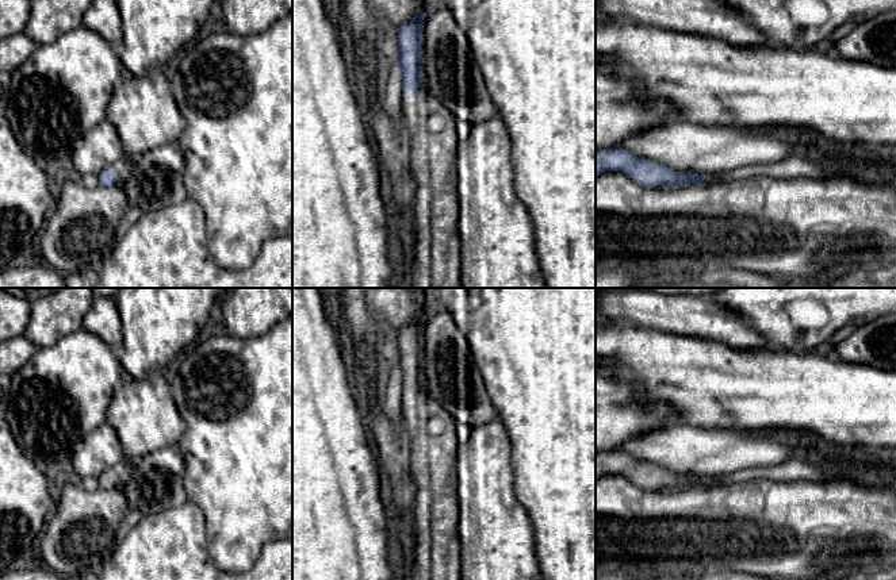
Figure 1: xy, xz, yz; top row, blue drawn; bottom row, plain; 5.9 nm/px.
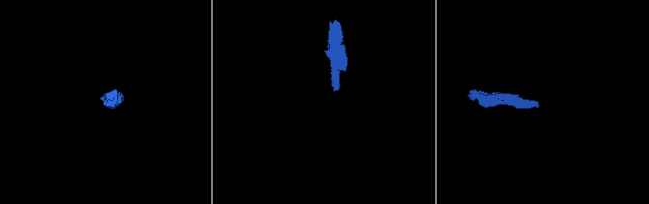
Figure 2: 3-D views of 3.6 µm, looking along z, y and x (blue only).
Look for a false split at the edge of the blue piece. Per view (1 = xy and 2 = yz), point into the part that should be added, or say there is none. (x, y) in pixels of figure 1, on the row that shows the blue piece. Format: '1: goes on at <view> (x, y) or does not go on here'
1: goes on at xy (122, 168)
2: goes on at yz (709, 177)

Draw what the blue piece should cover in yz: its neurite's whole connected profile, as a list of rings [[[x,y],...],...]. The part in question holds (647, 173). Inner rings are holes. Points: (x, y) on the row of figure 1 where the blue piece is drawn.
[[[619,146],[596,149],[596,177],[605,172],[621,172],[644,188],[669,188],[694,183],[700,185],[724,184],[720,180],[723,172],[674,172]]]

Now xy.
[[[123,154],[116,161],[106,166],[99,174],[99,184],[107,188],[118,187],[122,188],[123,184],[130,178],[133,172],[133,158]]]

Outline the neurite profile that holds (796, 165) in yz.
[[[794,153],[782,161],[774,164],[759,164],[750,166],[740,166],[720,174],[723,183],[744,181],[758,176],[767,176],[773,178],[797,178],[808,177],[816,180],[826,180],[827,177],[843,177],[849,168],[855,168],[855,162],[835,162],[823,161],[812,154]]]

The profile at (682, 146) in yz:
[[[673,122],[636,132],[619,147],[655,161],[674,172],[727,172],[740,166],[774,164],[790,154],[812,154],[823,161],[845,162],[841,149],[822,141],[790,147],[773,130],[739,130],[723,126]]]

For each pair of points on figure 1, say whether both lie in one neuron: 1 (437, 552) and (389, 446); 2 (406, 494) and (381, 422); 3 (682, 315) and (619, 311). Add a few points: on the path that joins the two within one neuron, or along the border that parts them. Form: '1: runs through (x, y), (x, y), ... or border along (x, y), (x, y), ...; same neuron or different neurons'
1: border along (408, 469), (414, 486), (412, 519), (416, 532); different neurons
2: runs through (397, 476), (390, 440); same neuron
3: runs through (666, 312), (635, 311); same neuron

